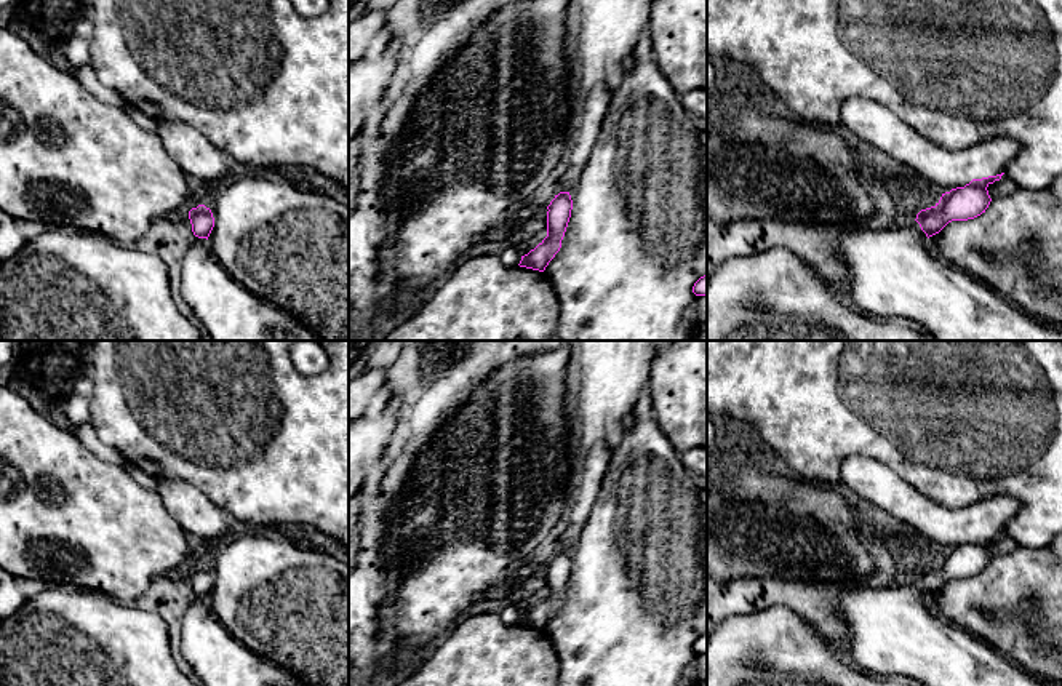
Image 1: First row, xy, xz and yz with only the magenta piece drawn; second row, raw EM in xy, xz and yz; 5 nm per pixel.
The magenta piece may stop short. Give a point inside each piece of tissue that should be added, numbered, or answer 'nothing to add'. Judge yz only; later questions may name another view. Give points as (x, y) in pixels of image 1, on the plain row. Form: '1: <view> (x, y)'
1: yz (890, 630)

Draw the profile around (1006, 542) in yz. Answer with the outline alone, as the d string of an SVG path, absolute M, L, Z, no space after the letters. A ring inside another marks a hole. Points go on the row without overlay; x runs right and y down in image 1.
M1006 529L1000 539L995 539L993 542L988 542L987 545L990 556L1004 555L1016 548L1019 548L1017 540L1009 534L1009 529Z

